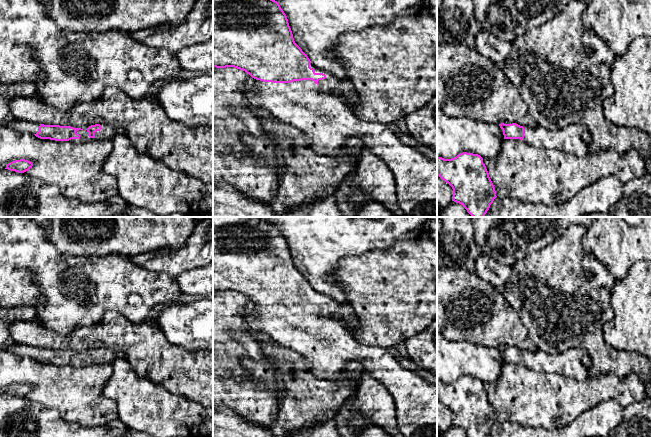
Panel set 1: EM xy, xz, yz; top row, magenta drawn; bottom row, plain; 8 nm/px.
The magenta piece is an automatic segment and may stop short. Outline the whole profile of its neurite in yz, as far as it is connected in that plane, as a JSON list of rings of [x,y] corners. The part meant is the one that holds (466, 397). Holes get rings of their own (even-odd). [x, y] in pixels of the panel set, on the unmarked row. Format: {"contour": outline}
{"contour": [[[463,376],[451,383],[437,380],[437,399],[452,411],[452,425],[461,428],[468,437],[487,437],[497,421],[478,378]]]}

